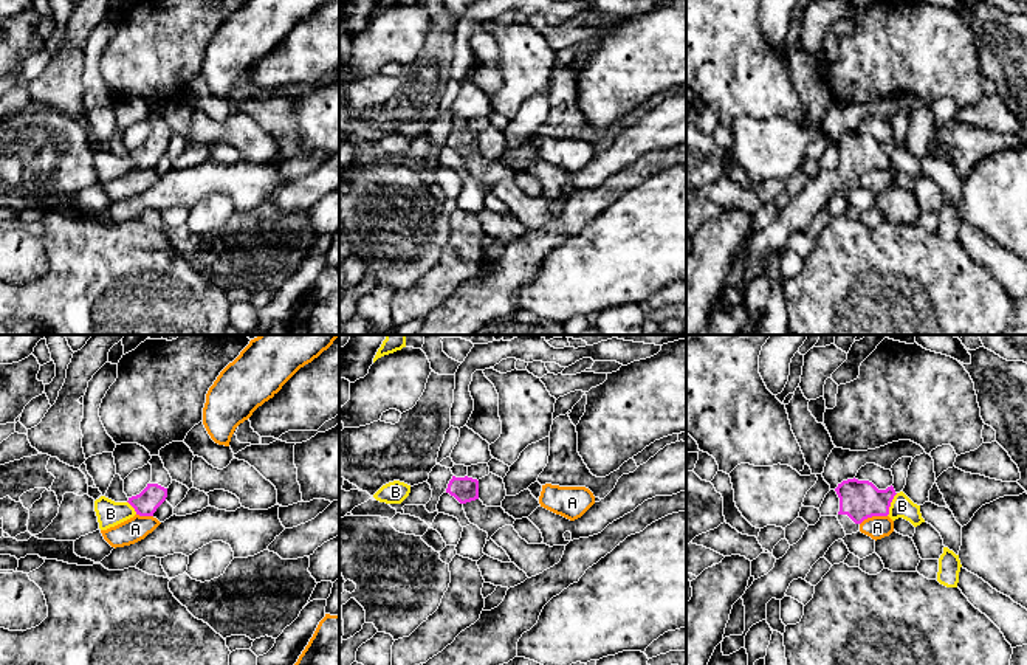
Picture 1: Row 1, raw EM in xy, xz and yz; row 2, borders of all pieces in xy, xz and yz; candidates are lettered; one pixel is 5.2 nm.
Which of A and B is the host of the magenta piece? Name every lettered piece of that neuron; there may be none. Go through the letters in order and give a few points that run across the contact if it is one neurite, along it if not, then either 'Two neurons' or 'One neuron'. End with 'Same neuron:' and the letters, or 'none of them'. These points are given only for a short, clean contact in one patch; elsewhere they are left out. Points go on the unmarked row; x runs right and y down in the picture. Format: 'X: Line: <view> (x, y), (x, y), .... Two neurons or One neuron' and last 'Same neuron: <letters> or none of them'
A: Line: yz (886, 168), (868, 169), (860, 177). Two neurons
B: Line: yz (897, 146), (886, 168). Two neurons
Same neuron: none of them

